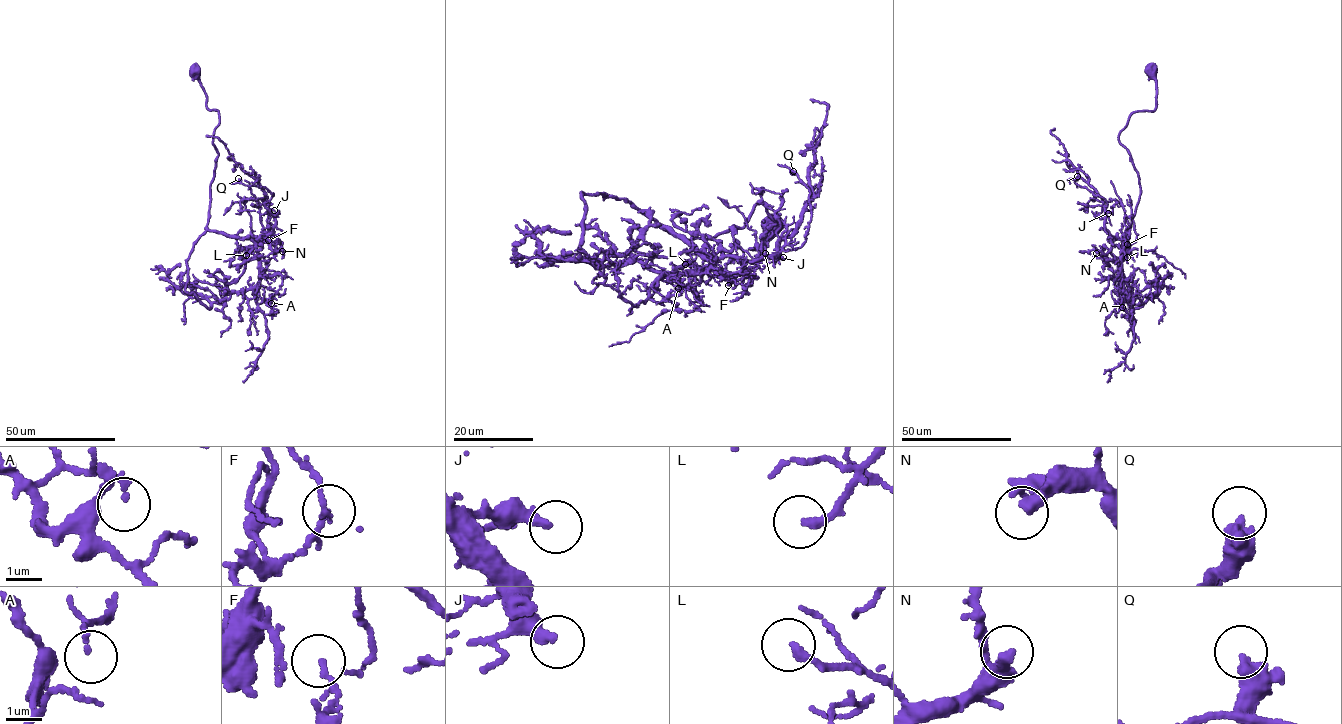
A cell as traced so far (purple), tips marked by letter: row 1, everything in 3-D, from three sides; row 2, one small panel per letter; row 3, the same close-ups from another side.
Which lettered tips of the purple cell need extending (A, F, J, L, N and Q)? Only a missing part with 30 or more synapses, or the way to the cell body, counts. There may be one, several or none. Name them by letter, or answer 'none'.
N

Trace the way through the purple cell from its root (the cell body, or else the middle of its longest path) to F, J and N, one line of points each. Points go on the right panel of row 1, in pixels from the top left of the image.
F: (1150, 71), (1155, 108), (1131, 115), (1119, 136), (1140, 189), (1132, 223), (1122, 234), (1123, 246), (1127, 244)
J: (1150, 71), (1155, 108), (1131, 115), (1119, 136), (1140, 189), (1125, 238), (1112, 238), (1105, 225), (1108, 213)
N: (1150, 71), (1155, 108), (1131, 115), (1119, 136), (1138, 176), (1135, 213), (1125, 238), (1096, 253)

